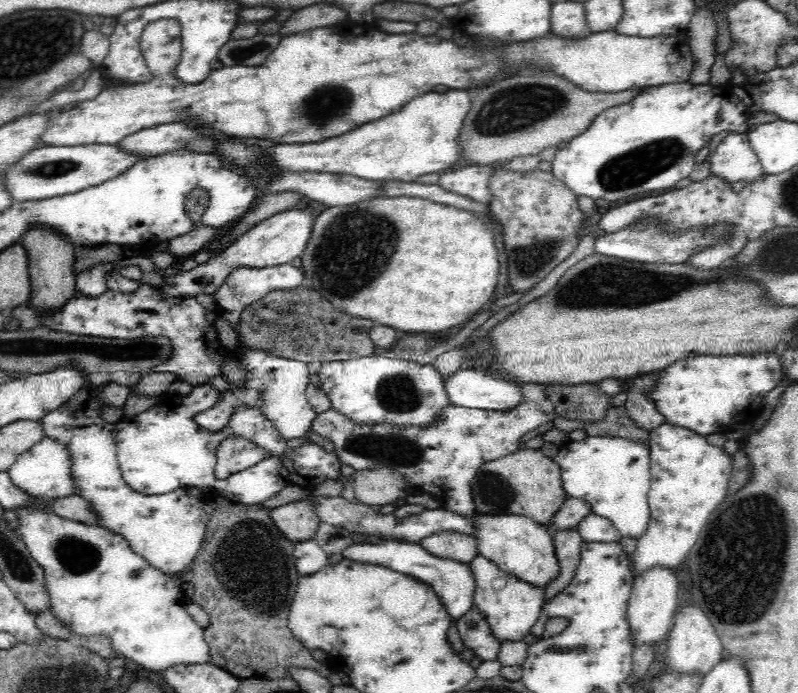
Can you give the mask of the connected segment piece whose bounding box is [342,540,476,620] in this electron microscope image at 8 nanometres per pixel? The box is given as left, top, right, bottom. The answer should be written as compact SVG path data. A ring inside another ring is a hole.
M386 540L380 544L354 544L354 546L344 548L342 556L350 562L392 568L394 572L402 572L402 574L412 576L424 584L430 584L434 588L436 596L442 600L444 608L450 612L452 620L460 620L466 612L472 612L476 606L474 604L474 576L472 576L468 564L432 556L420 544L404 544L404 542L392 542L392 540Z

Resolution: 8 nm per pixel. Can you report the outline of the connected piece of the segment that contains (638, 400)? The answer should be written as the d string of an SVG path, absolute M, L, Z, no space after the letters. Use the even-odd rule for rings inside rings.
M658 374L642 376L640 380L634 382L634 386L630 384L628 400L626 400L626 406L624 406L628 410L628 416L638 424L638 428L648 430L648 432L666 424L666 418L658 412L656 404L652 404L648 400L650 388L654 388L656 384L658 384Z

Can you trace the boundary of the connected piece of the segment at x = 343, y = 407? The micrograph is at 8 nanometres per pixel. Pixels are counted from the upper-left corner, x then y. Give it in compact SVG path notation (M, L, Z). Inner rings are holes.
M364 356L356 360L344 360L344 362L326 362L322 364L320 372L320 388L328 396L332 410L352 418L356 424L396 424L402 428L410 426L432 426L440 412L450 408L450 398L444 388L444 380L430 364L420 366L412 360L400 360L400 358L382 358L382 356Z

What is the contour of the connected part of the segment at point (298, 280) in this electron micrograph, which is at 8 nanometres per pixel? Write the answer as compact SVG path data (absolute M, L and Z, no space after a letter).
M282 264L282 266L272 266L272 268L234 268L234 272L226 278L226 282L212 294L214 304L218 306L216 316L224 318L230 322L234 332L240 332L240 316L246 308L252 304L264 300L270 292L284 292L284 290L294 290L302 284L302 272L294 268L292 264Z

